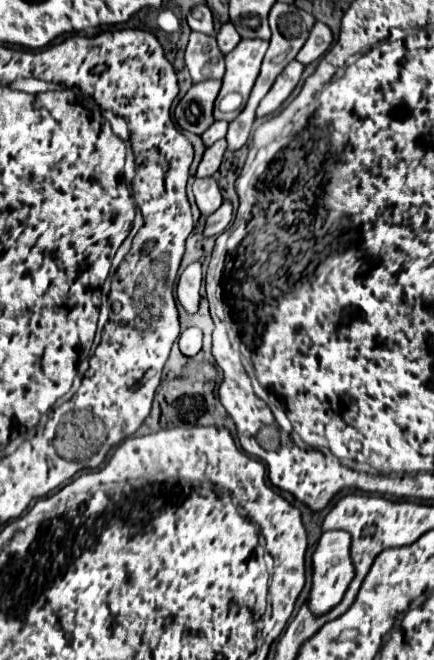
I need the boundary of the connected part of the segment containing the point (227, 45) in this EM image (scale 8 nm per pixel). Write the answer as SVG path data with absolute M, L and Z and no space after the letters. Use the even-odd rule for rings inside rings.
M223 24L221 26L221 30L217 32L217 46L219 46L219 50L223 52L223 54L227 54L227 52L231 52L237 44L239 44L239 34L235 32L235 28L233 28L233 24Z

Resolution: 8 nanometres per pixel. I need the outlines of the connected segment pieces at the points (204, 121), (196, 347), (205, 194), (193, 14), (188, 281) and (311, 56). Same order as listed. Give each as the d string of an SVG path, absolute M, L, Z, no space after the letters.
M207 80L201 84L193 84L191 90L181 98L175 108L175 120L181 130L203 134L213 120L213 104L221 90L221 82Z
M187 328L179 338L179 348L185 356L195 356L201 350L201 330L199 328Z
M197 178L193 182L193 194L203 216L211 216L223 204L215 178Z
M205 4L195 6L187 14L187 24L189 24L189 28L193 32L201 32L201 34L207 34L207 36L215 34L215 30L213 30L213 14Z
M193 262L193 264L189 264L183 270L183 274L181 274L179 282L177 282L177 298L179 298L181 306L189 314L195 314L197 308L199 308L199 300L201 300L201 294L199 294L201 280L203 280L201 264L199 262Z
M315 22L313 30L311 30L311 34L307 38L307 42L303 44L303 48L299 50L299 54L297 54L295 60L301 62L301 64L311 64L313 60L317 60L329 48L331 40L333 40L331 30L323 22Z

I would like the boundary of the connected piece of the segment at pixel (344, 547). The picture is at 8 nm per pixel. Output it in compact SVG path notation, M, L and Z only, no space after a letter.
M345 530L323 532L313 554L313 588L309 594L311 612L315 616L321 616L329 612L335 604L339 604L353 576L355 576L355 570L353 570L353 562L349 560L349 534Z

